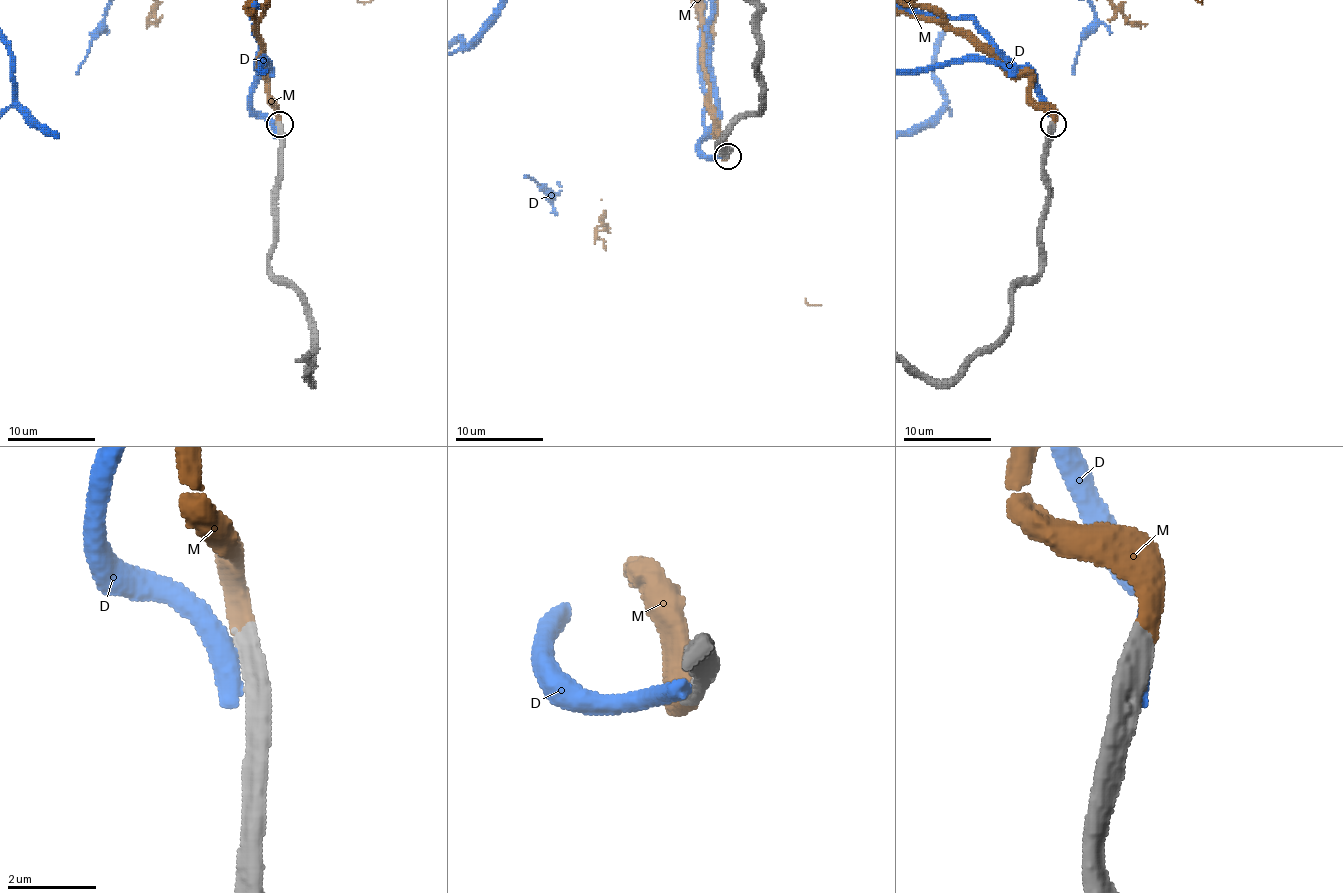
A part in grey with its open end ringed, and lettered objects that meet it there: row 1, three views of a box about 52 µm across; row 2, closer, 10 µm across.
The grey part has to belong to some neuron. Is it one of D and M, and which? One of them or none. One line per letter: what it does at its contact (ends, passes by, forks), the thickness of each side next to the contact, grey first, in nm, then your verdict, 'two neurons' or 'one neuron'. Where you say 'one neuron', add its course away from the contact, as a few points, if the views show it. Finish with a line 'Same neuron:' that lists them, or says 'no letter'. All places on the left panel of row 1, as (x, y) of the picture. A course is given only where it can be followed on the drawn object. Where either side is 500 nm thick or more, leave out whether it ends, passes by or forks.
D: calibres 600 and 600 nm; two neurons
M: it ends; calibres 480 and 440 nm; one neuron
Same neuron: M

